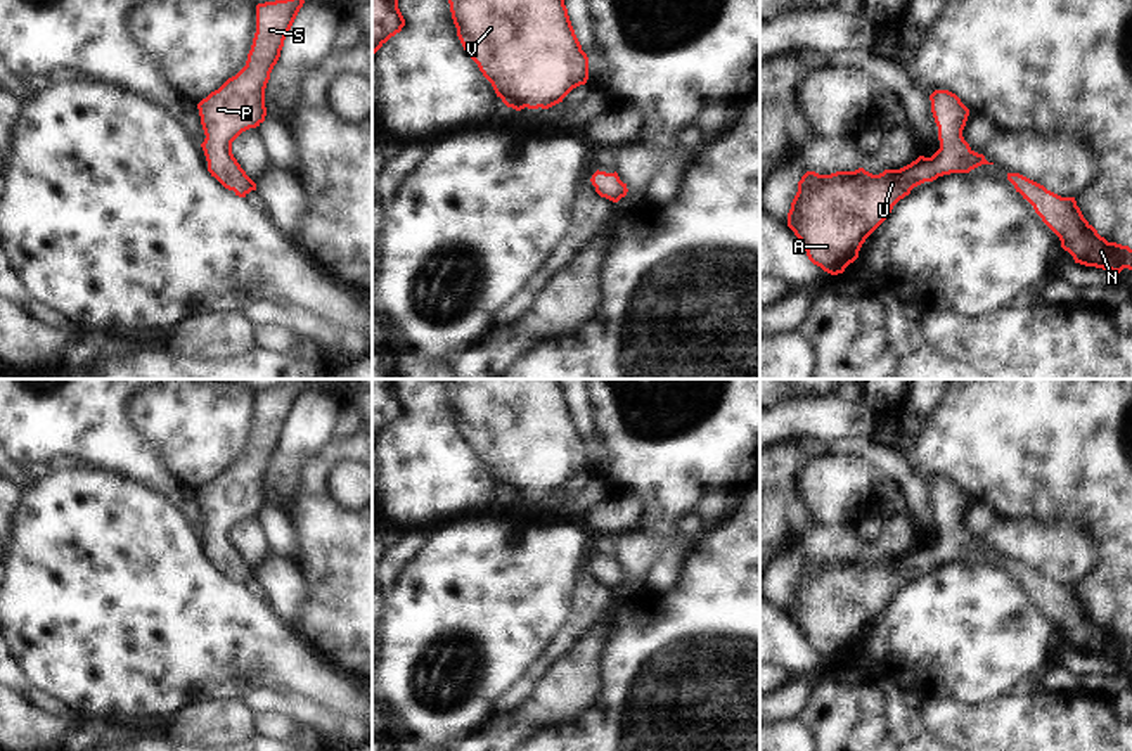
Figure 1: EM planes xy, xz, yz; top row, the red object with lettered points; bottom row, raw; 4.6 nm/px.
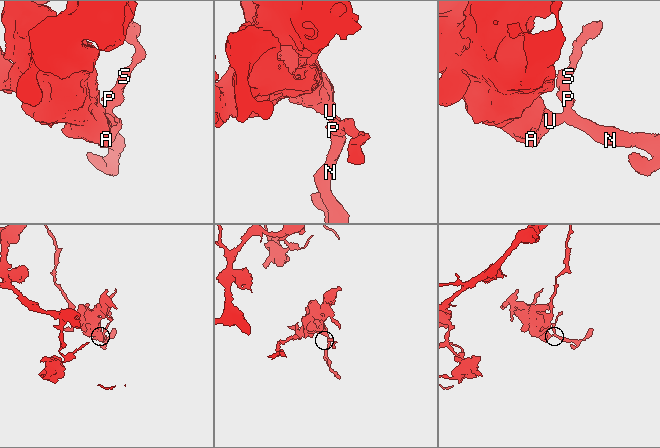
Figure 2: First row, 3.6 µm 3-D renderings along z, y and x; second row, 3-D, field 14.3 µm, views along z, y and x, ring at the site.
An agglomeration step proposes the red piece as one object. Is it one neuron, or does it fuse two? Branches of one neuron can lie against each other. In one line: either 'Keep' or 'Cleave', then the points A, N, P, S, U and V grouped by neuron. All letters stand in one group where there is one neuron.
Keep. Groups: A N P S U V.

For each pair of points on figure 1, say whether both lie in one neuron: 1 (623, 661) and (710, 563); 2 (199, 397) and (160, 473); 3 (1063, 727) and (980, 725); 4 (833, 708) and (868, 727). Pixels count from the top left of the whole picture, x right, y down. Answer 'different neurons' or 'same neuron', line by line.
1: same neuron
2: different neurons
3: same neuron
4: same neuron

